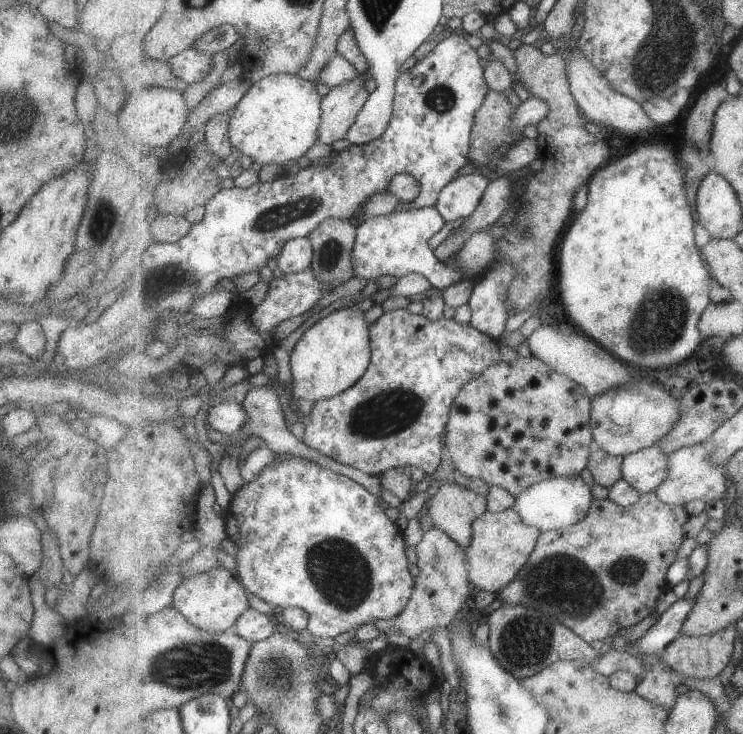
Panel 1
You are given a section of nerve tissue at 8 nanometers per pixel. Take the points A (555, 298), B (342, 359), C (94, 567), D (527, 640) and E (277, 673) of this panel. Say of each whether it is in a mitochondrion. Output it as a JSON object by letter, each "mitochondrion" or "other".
{"A":"other","B":"other","C":"other","D":"mitochondrion","E":"mitochondrion"}

